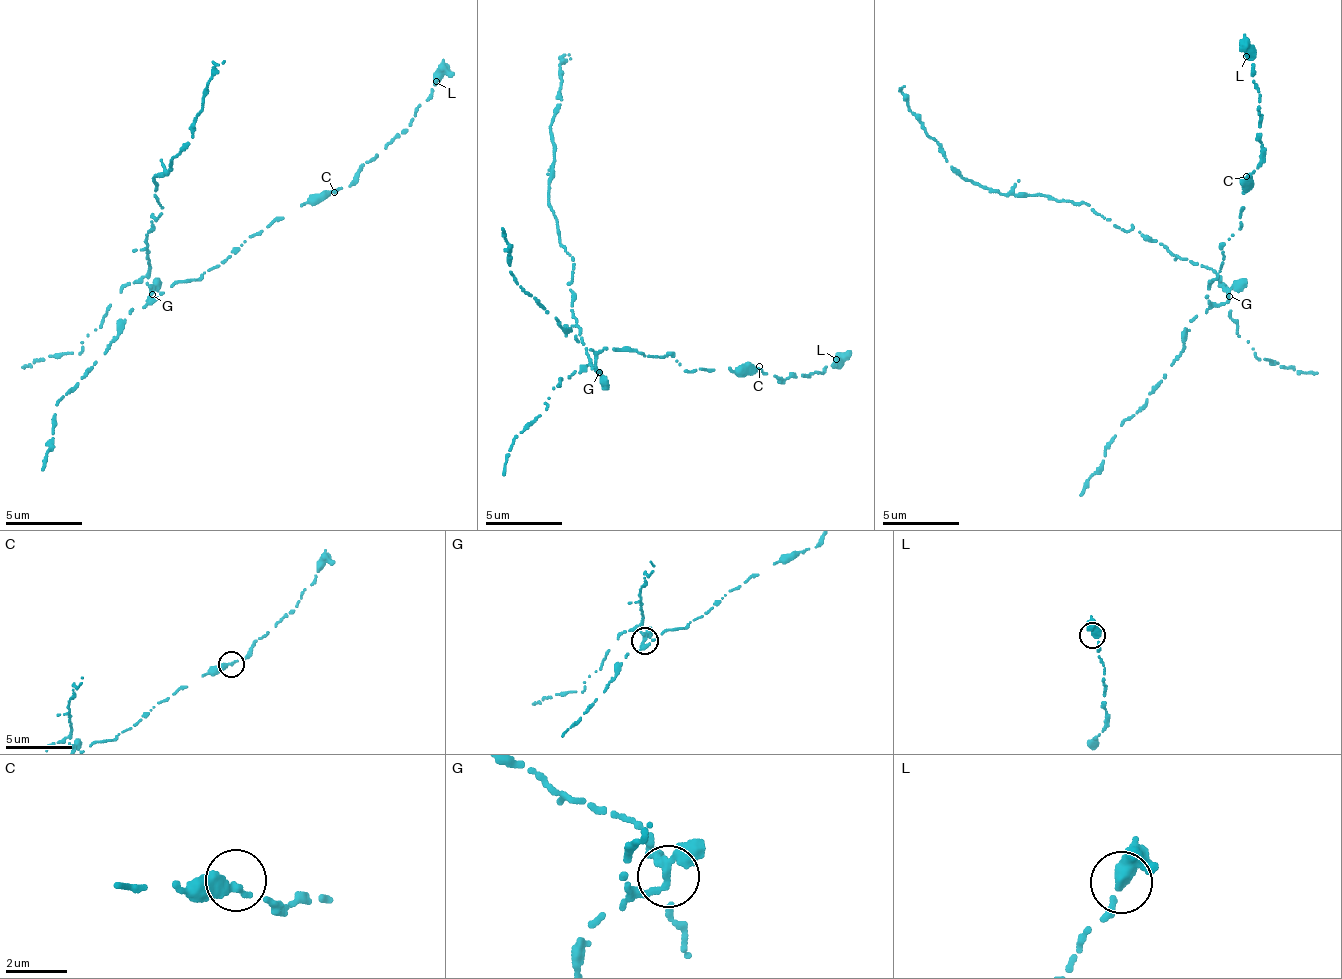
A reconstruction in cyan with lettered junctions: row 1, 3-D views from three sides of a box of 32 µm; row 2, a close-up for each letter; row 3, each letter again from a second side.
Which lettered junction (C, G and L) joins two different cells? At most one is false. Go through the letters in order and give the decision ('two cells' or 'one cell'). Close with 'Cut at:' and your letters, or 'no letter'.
C: one cell
G: two cells
L: one cell
Cut at: G

